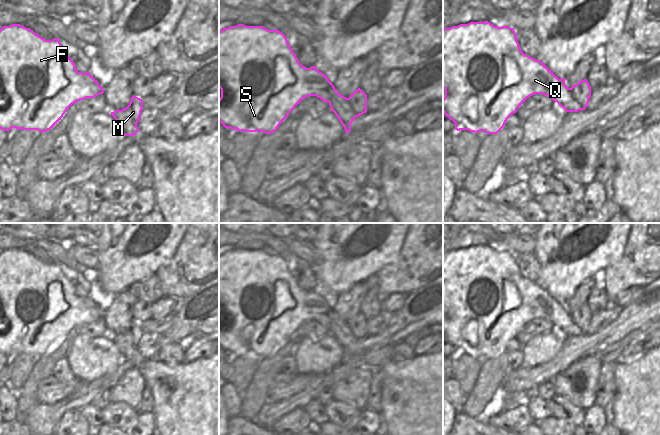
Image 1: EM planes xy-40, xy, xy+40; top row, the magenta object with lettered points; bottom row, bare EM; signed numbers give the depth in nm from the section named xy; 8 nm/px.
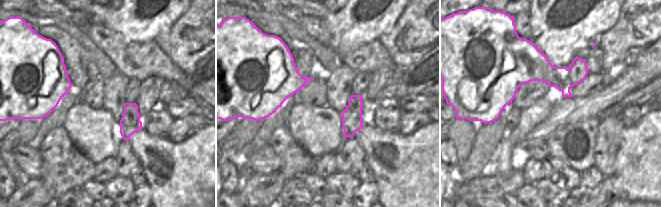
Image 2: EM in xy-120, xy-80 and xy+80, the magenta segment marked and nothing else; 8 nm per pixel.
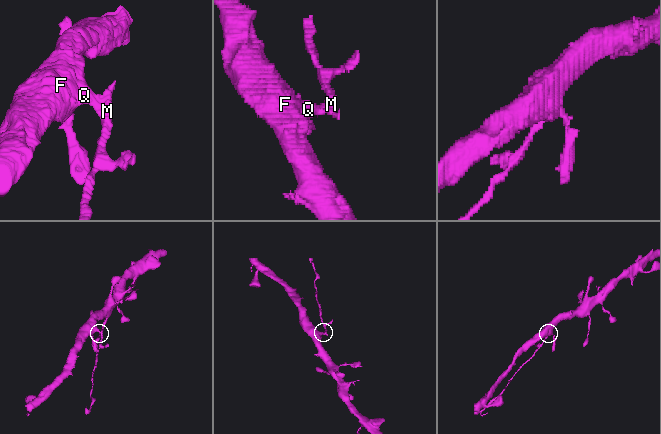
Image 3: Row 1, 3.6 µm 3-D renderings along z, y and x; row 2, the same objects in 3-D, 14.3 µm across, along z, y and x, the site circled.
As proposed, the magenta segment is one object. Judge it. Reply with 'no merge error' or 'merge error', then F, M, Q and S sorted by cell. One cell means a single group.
merge error | F Q S / M

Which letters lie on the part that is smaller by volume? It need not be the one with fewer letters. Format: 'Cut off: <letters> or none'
Cut off: M.

